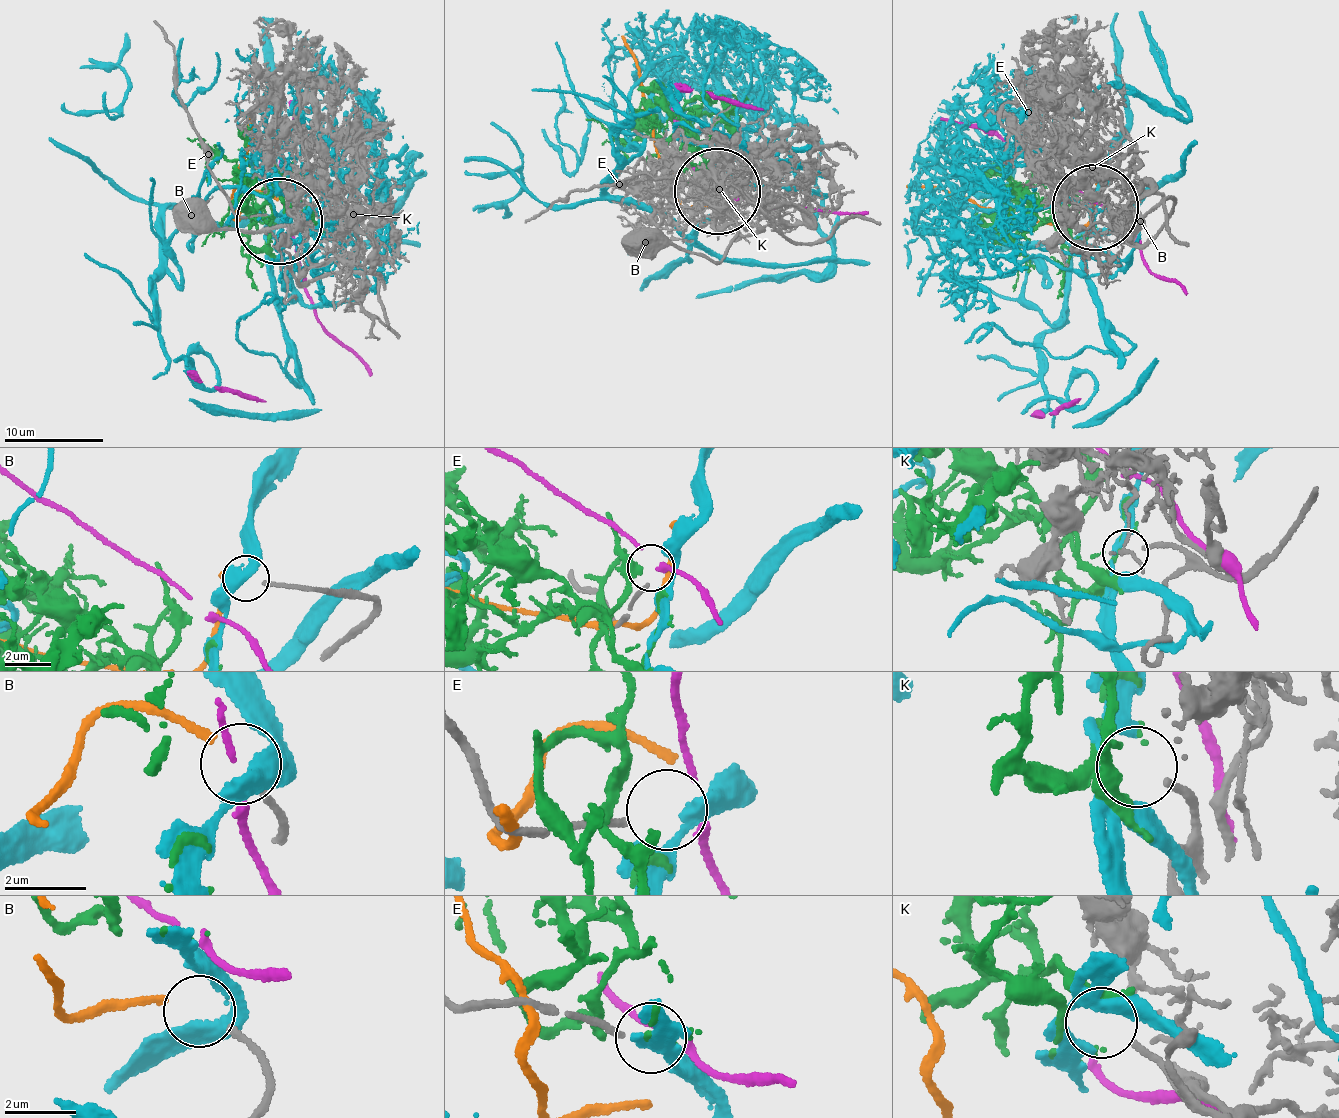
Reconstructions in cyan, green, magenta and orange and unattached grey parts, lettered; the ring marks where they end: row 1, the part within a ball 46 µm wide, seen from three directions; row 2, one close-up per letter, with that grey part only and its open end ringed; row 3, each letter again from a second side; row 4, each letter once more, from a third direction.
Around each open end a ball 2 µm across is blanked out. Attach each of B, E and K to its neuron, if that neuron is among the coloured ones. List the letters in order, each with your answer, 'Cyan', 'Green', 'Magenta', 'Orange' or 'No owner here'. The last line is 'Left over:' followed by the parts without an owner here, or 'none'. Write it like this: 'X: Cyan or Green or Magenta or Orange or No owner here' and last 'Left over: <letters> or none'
B: Orange
E: Magenta
K: Green
Left over: none

